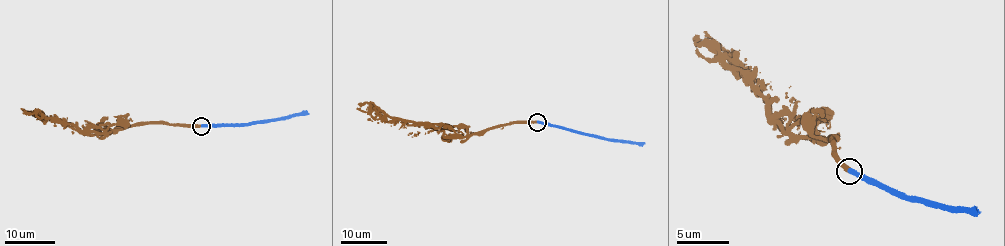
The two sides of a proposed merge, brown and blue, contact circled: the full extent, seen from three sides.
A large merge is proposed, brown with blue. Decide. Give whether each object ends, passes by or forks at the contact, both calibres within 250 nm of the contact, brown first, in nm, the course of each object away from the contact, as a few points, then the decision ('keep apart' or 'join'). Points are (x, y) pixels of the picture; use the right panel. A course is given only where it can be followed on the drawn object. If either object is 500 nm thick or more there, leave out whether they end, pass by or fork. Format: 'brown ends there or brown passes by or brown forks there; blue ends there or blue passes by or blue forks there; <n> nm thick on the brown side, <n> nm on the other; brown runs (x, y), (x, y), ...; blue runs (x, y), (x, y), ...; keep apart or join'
brown ends there; blue ends there; 400 nm thick on the brown side, 380 nm on the other; brown runs (849, 171), (831, 153), (829, 137), (787, 130), (772, 119), (737, 67), (694, 42), (696, 34); blue runs (849, 171), (882, 189), (976, 213); join

